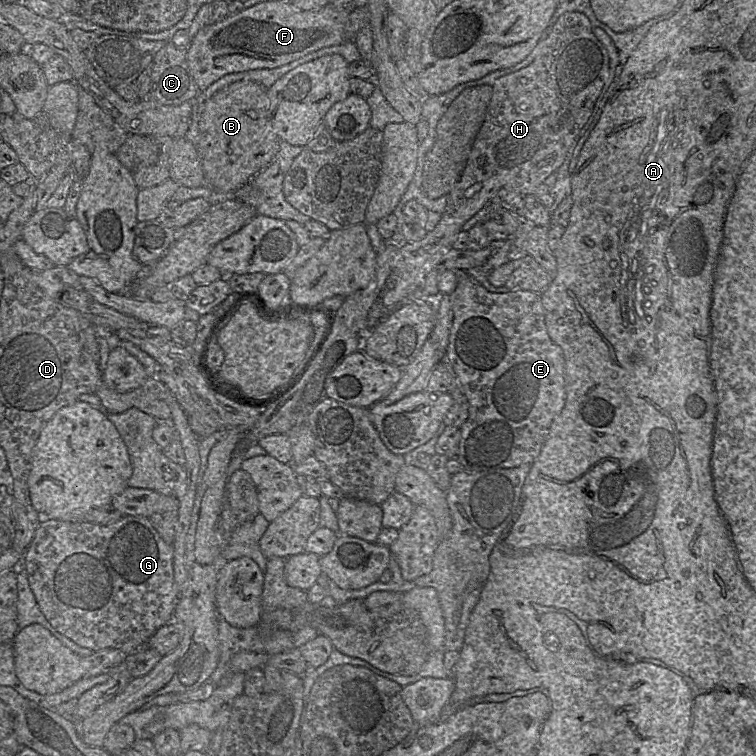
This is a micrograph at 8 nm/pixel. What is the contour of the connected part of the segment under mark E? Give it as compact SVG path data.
M467 271L458 272L458 285L450 294L453 311L453 322L450 330L449 343L446 350L446 360L452 366L459 379L463 392L469 403L468 419L459 427L461 438L457 459L467 471L484 471L488 469L507 469L521 465L532 464L539 456L554 418L561 412L566 401L565 390L565 359L563 350L555 344L548 335L545 313L541 295L527 290L510 290L505 293L488 291L480 282L474 279Z

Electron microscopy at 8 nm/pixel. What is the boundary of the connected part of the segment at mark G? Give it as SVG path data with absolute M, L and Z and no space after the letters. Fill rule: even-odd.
M123 515L107 525L41 518L23 558L24 570L35 600L57 632L93 652L114 648L130 654L146 646L157 629L172 621L178 600L173 553L173 545L161 538L149 518Z

